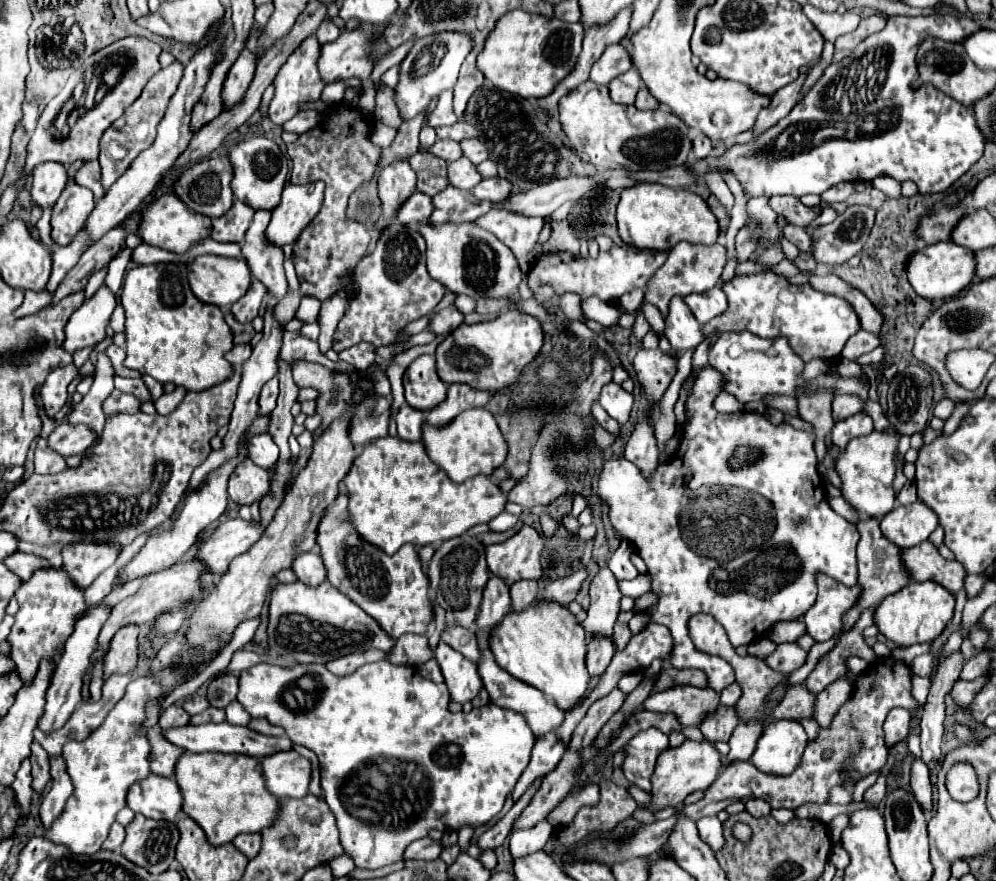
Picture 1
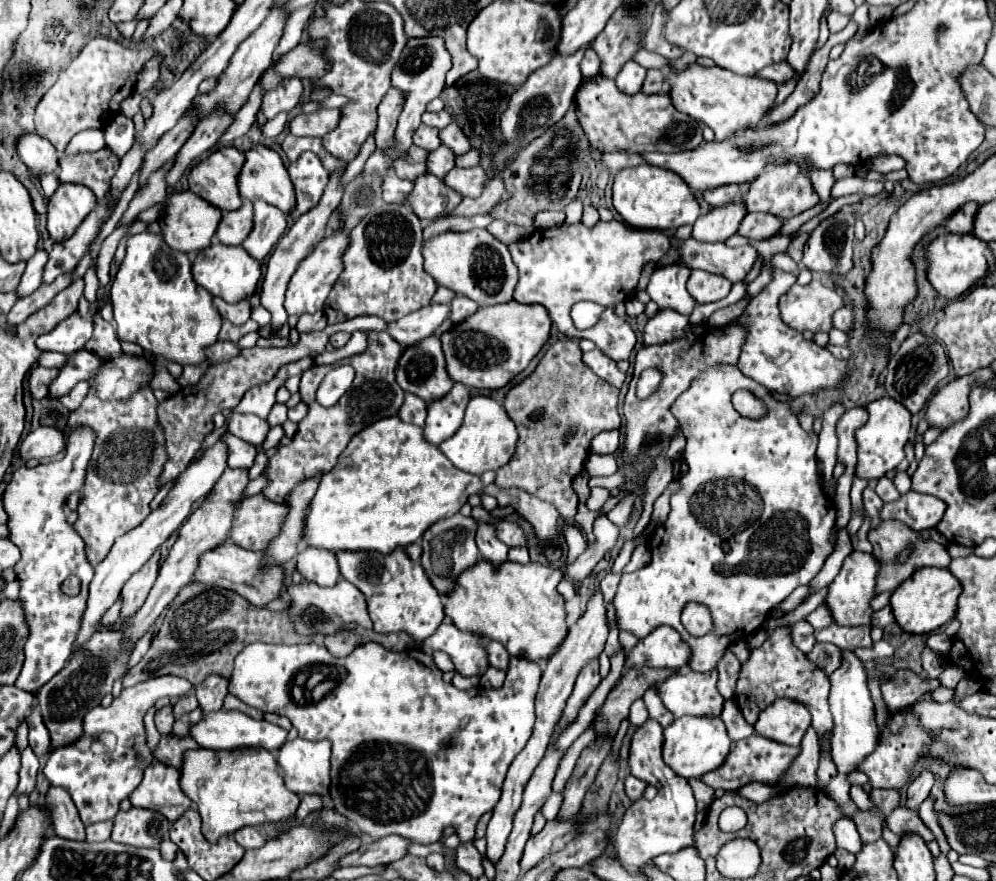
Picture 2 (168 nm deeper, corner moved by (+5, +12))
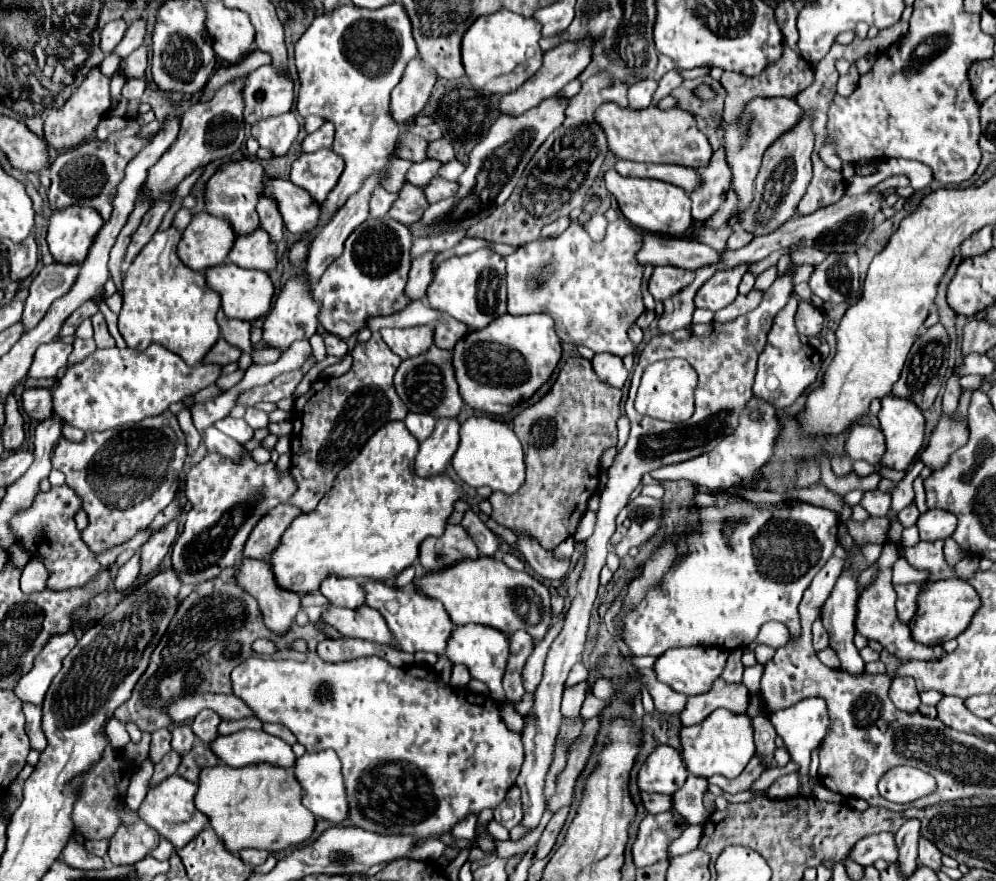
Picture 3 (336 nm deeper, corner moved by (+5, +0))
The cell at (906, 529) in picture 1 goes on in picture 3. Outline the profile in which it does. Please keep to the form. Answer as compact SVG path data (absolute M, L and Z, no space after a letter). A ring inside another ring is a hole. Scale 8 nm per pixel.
M929 509L925 515L919 515L917 527L923 541L947 539L957 527L957 517L943 509Z

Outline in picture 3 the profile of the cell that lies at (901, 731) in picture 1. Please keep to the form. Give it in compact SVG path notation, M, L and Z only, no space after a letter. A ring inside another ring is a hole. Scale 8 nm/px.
M895 677L893 685L889 689L889 697L897 709L909 711L909 713L913 713L921 703L913 677Z

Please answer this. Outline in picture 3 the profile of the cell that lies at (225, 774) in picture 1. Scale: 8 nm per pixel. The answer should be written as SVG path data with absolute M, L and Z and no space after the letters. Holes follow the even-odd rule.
M219 763L201 771L195 805L209 819L217 837L233 853L255 847L279 853L307 841L315 829L315 817L301 805L303 789L291 769L279 769L269 763L247 765L241 769Z

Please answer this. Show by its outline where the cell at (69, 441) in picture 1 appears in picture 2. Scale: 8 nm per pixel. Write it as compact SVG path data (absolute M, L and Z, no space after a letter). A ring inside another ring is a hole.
M41 425L33 429L23 439L21 449L19 449L23 459L53 457L61 451L65 451L65 433L61 433L61 429L55 425Z

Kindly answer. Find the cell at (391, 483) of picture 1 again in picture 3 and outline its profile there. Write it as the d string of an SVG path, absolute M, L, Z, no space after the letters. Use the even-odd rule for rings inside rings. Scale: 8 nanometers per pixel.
M391 421L373 433L361 453L337 475L333 489L319 501L311 513L301 513L283 533L281 545L269 555L271 571L281 589L295 593L311 593L321 587L325 577L353 577L389 583L403 569L411 567L419 555L419 545L427 537L441 537L453 503L463 495L447 475L421 479L413 471L413 461L419 451L419 441L405 429L403 421Z

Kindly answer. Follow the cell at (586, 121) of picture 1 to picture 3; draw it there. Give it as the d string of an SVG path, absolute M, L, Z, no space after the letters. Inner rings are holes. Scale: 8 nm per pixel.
M605 103L605 117L601 119L601 127L607 133L611 151L619 159L641 161L641 163L671 163L701 169L709 165L713 155L713 149L705 133L697 127L695 117L679 107L661 111L659 107L651 105L647 109L633 111L633 109L621 109L613 103Z

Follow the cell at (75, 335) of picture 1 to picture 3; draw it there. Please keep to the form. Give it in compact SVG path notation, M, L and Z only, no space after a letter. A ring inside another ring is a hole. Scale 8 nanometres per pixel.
M51 341L51 343L41 345L33 357L33 365L31 365L27 377L33 377L33 379L51 377L51 379L55 379L57 371L67 365L67 357L69 357L71 349L73 349L71 345L65 345L61 341Z

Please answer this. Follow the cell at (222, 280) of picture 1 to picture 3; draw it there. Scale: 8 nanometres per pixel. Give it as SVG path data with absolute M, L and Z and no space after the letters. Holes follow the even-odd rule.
M225 263L225 265L217 265L213 269L207 269L205 277L207 277L209 287L221 295L221 309L225 311L227 317L241 319L241 321L255 321L269 313L275 287L271 283L271 277L265 271L241 269L233 263Z

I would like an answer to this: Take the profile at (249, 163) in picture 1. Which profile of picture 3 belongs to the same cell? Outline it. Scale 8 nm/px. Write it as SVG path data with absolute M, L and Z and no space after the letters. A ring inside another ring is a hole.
M273 179L265 183L263 195L273 197L279 203L279 211L285 227L293 235L303 235L315 229L321 217L321 205L309 197L309 193L291 181Z

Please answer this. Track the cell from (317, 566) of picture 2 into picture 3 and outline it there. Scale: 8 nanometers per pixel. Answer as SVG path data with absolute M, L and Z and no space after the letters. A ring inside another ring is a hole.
M327 577L321 583L321 593L329 599L329 605L333 607L359 609L361 605L365 605L365 589L357 579Z

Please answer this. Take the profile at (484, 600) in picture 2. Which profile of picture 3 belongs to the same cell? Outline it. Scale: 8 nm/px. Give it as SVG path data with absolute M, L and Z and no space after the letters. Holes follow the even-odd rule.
M465 557L465 561L457 561L457 565L449 565L449 569L439 569L437 573L425 573L421 579L413 579L413 587L425 597L441 601L455 625L479 623L507 635L523 629L539 641L545 637L551 623L549 589L525 571L519 573L509 569L501 557L477 557L473 561Z

